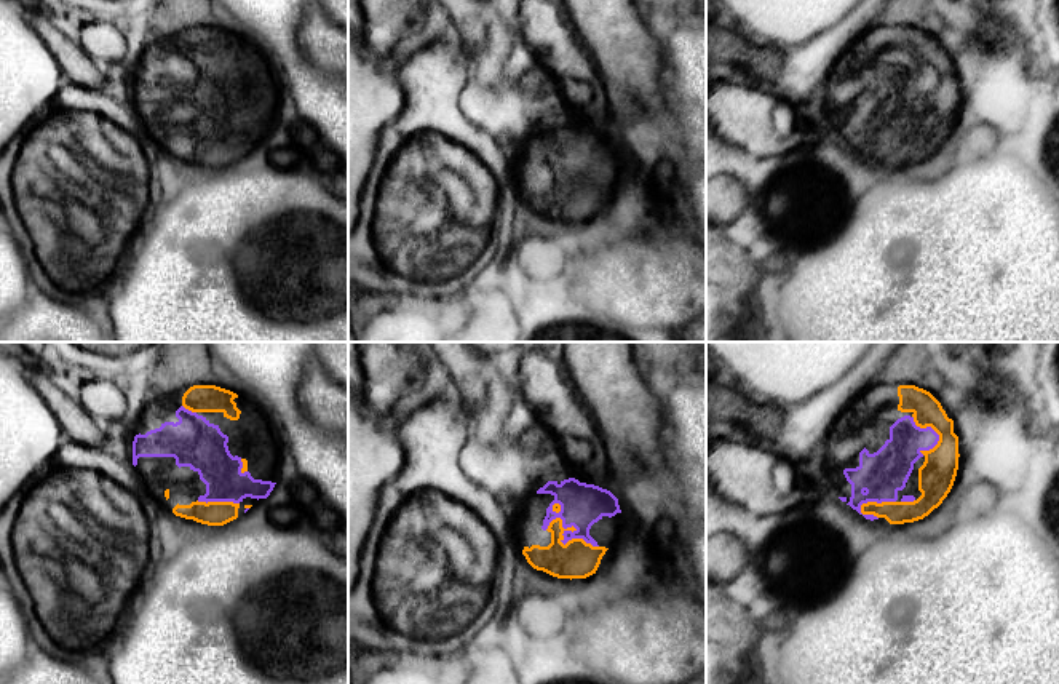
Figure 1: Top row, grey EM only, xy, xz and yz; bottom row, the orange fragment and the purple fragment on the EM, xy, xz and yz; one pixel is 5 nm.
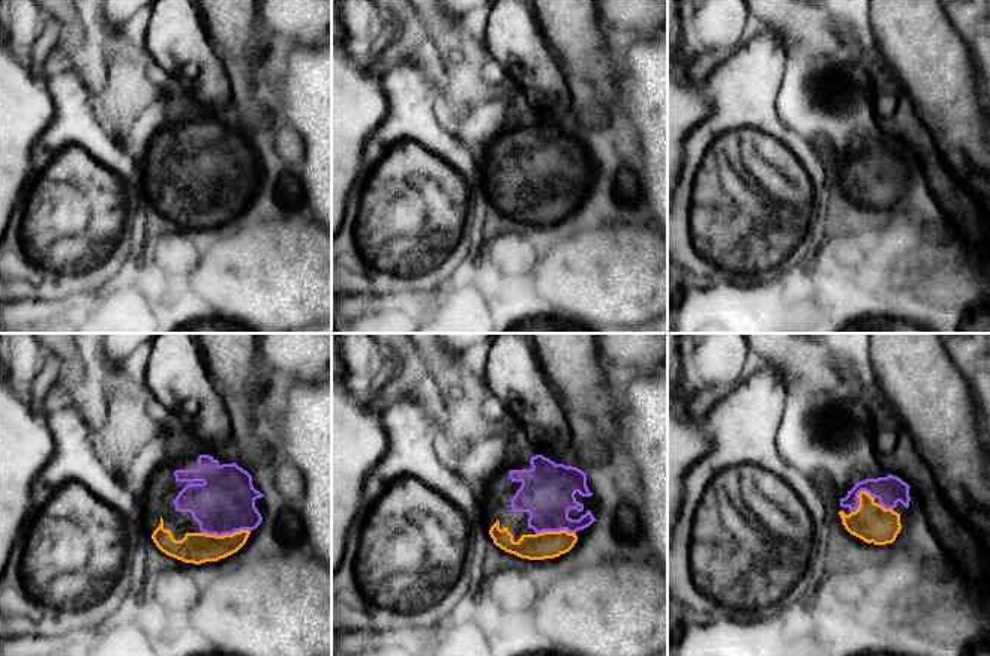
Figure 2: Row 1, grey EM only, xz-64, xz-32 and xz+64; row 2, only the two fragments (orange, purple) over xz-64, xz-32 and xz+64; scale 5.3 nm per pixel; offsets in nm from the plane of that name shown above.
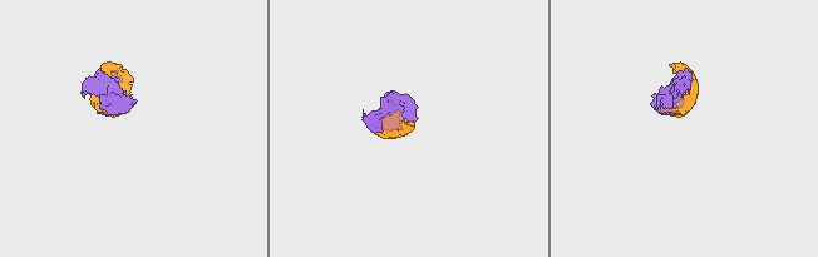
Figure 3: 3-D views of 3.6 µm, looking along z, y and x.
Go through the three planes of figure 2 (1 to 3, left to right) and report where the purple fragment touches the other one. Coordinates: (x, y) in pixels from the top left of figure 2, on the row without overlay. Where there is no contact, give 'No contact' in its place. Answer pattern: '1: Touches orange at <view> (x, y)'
1: Touches orange at xz-64 (225, 198)
2: Touches orange at xz-32 (555, 195)
3: Touches orange at xz+64 (858, 159)

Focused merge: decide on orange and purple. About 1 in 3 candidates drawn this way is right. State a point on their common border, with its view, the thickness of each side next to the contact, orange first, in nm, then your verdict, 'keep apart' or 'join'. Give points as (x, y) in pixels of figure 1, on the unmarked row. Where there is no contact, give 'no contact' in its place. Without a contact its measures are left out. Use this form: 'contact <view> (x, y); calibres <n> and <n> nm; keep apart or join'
contact xz (563, 181); calibres 190 and 220 nm; join

